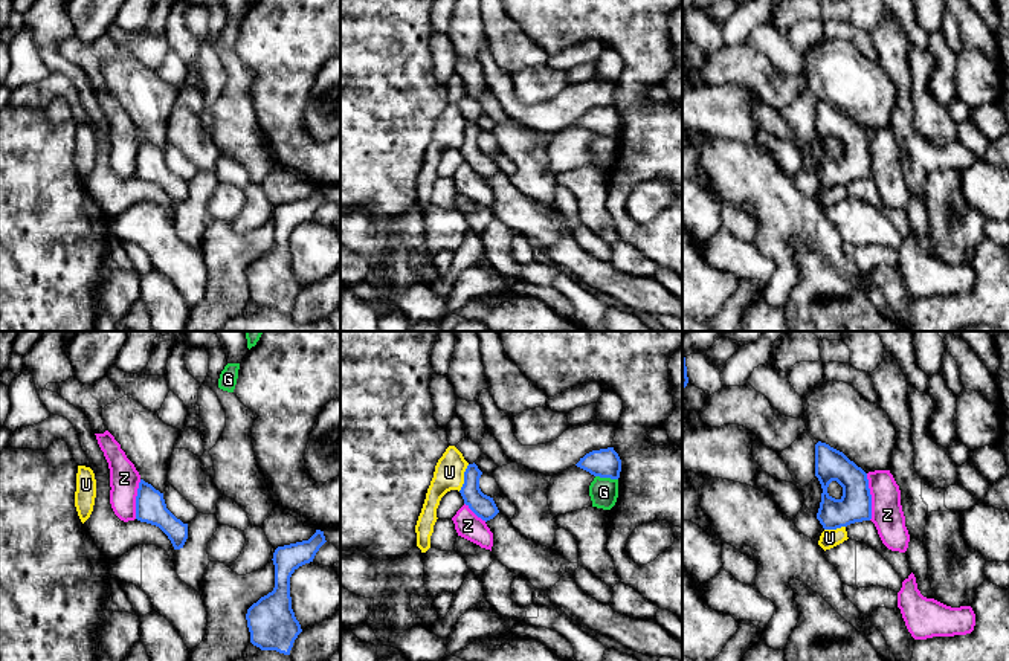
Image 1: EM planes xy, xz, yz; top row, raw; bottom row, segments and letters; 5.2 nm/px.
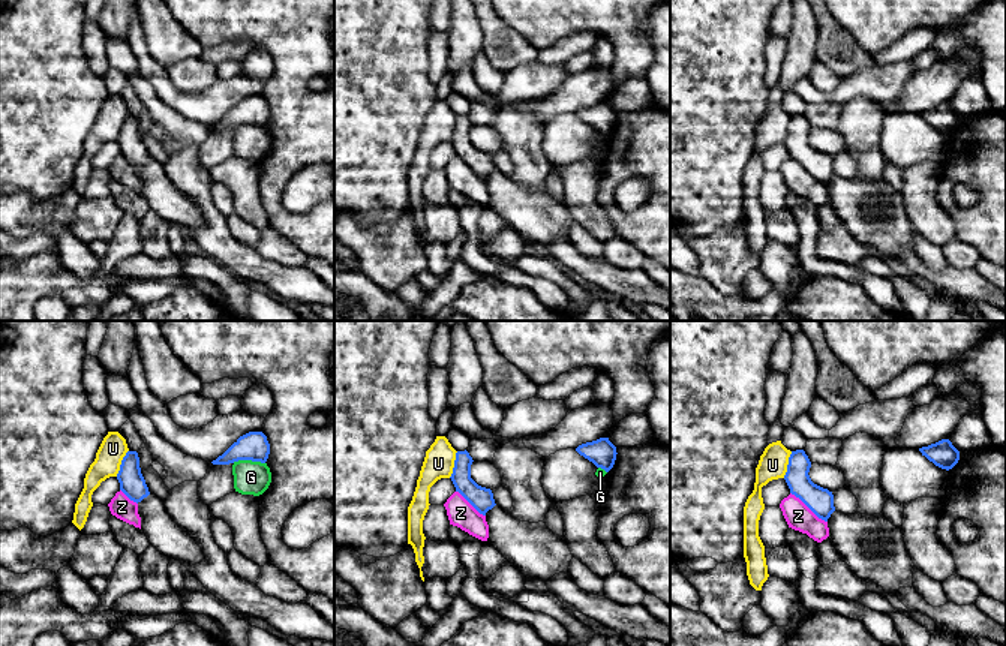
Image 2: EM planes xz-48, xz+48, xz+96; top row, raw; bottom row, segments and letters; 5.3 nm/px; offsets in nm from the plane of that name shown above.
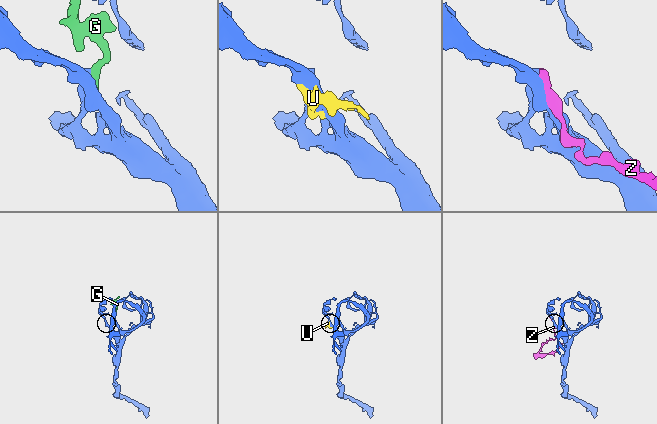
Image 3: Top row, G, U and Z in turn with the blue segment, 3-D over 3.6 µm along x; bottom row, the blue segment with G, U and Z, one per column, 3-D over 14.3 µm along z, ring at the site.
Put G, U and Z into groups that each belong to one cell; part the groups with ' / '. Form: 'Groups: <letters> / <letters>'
Groups: G / U / Z

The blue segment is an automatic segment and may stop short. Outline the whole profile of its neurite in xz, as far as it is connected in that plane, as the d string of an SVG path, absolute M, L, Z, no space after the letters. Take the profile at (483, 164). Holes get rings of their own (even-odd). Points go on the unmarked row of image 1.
M469 122L464 130L464 142L459 148L464 162L482 179L493 177L499 168L493 159L493 156L484 153L479 147L479 136L482 130L478 127L478 124Z

